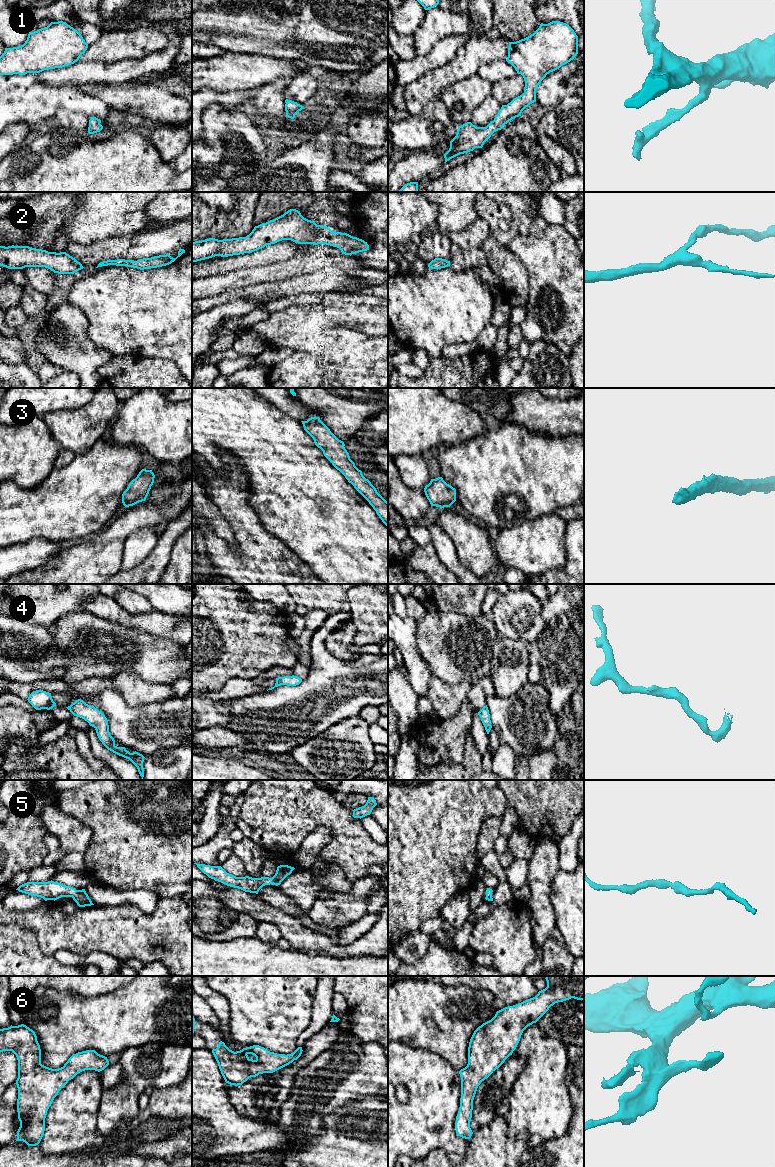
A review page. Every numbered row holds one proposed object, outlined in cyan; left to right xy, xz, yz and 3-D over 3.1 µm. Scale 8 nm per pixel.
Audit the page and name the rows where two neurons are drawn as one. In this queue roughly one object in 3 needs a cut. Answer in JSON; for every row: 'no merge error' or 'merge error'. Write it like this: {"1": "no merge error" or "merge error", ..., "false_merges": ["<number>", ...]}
{"1": "no merge error", "2": "no merge error", "3": "no merge error", "4": "no merge error", "5": "no merge error", "6": "no merge error", "false_merges": []}

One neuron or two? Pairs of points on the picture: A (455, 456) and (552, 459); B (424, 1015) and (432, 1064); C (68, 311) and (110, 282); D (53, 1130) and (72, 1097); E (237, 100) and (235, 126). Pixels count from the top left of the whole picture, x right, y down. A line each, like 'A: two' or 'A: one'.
A: one
B: two
C: two
D: one
E: two

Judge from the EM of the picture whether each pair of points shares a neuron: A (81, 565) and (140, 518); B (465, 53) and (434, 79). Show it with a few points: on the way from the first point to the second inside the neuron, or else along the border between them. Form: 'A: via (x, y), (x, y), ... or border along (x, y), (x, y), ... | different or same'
A: via (96, 555), (125, 526) | same
B: via (459, 61), (442, 77) | same

